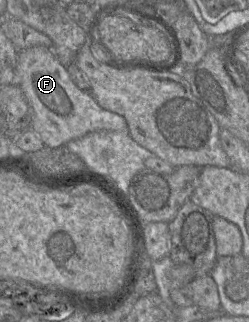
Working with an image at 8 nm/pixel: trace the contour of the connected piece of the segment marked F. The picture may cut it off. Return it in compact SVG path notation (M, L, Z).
M30 47L18 52L16 82L31 108L31 129L46 147L56 148L90 132L121 131L129 133L124 117L100 107L91 93L80 90L70 78L67 67L57 59L52 48Z

